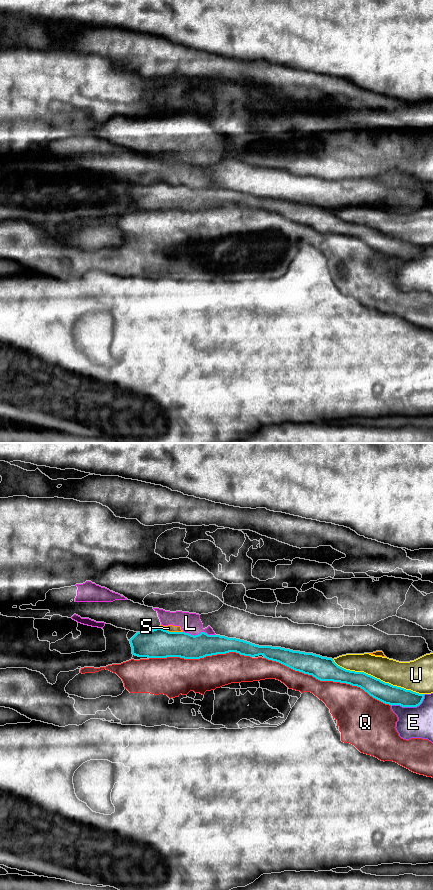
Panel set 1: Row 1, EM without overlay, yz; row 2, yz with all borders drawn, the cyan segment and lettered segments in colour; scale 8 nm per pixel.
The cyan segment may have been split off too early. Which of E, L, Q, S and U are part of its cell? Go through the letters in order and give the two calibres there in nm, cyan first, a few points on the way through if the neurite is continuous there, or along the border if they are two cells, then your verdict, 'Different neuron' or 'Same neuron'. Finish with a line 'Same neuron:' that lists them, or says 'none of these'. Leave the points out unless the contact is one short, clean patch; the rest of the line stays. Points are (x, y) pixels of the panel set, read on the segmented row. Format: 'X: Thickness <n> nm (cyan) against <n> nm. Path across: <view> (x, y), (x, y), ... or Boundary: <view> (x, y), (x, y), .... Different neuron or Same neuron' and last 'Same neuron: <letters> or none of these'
E: Thickness 160 nm (cyan) against 260 nm. Different neuron
L: Thickness 200 nm (cyan) against 160 nm. Different neuron
Q: Thickness 190 nm (cyan) against 320 nm. Different neuron
S: Thickness 240 nm (cyan) against 60 nm. Different neuron
U: Thickness 160 nm (cyan) against 220 nm. Different neuron
Same neuron: none of these

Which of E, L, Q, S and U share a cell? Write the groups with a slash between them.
E / L S / Q / U

